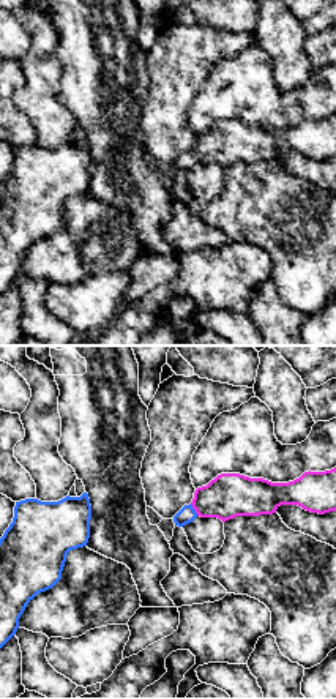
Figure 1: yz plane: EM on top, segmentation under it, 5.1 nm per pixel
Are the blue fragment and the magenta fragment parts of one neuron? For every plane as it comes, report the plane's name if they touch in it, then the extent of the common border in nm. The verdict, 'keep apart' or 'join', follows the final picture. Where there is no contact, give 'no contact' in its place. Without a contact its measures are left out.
yz | 80 nm

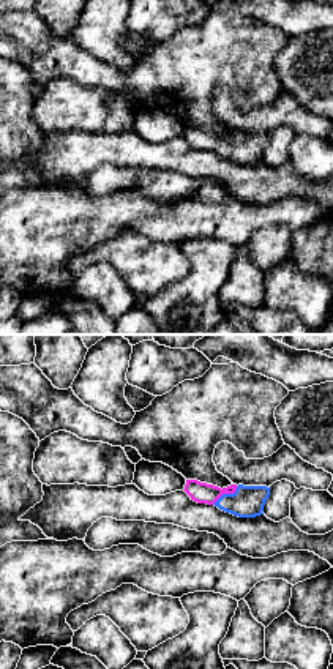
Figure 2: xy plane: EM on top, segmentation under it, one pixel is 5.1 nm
xy | 160 nm

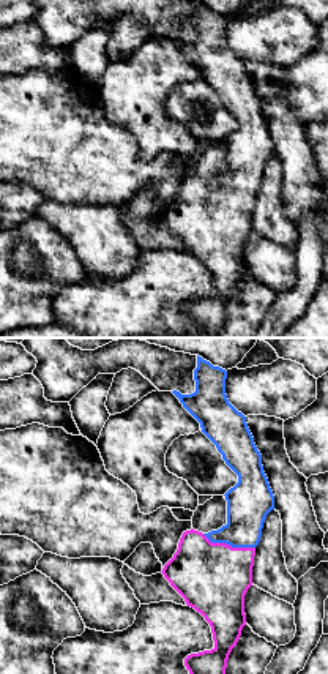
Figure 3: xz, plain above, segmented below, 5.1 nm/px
xz | 280 nm

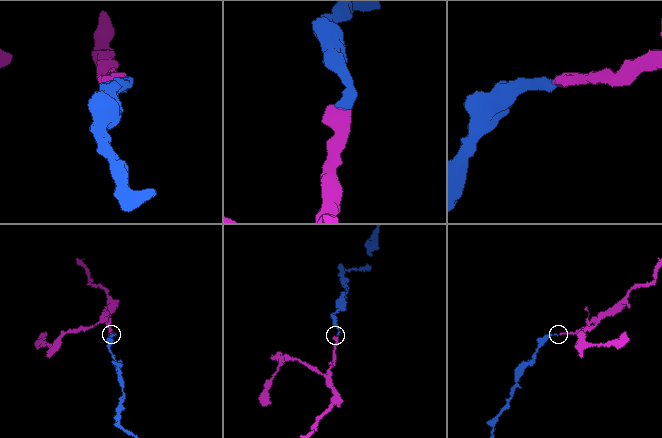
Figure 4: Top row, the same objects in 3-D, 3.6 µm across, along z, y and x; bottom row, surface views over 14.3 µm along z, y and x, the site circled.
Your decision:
join

